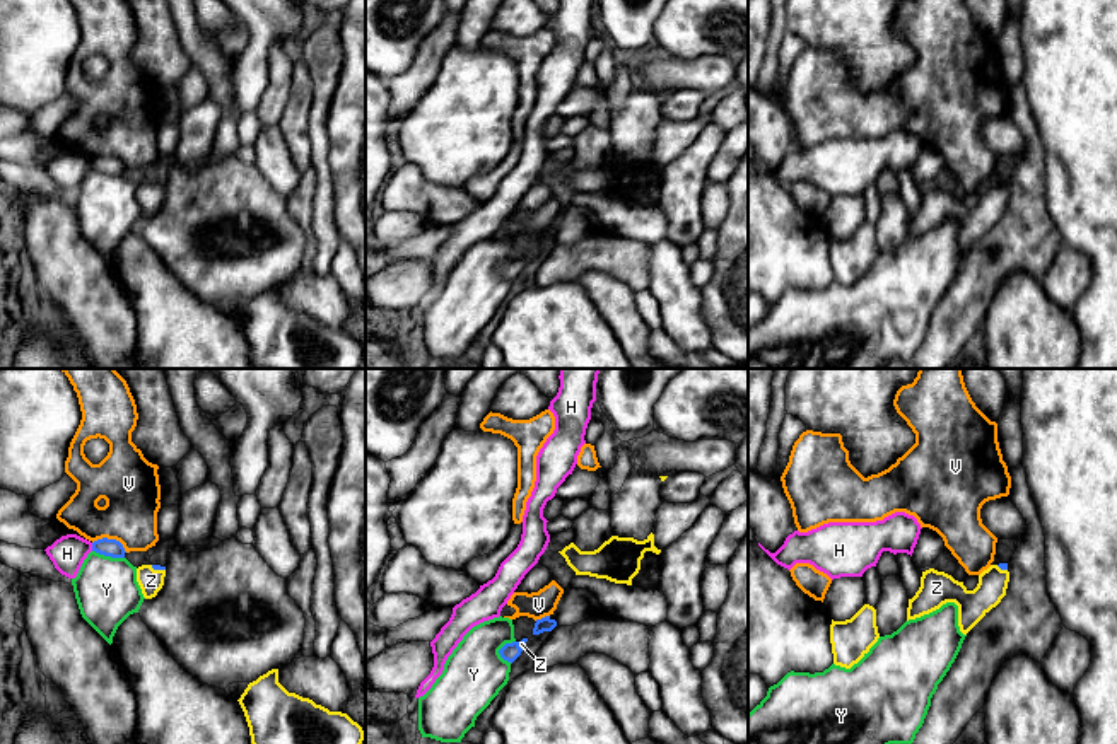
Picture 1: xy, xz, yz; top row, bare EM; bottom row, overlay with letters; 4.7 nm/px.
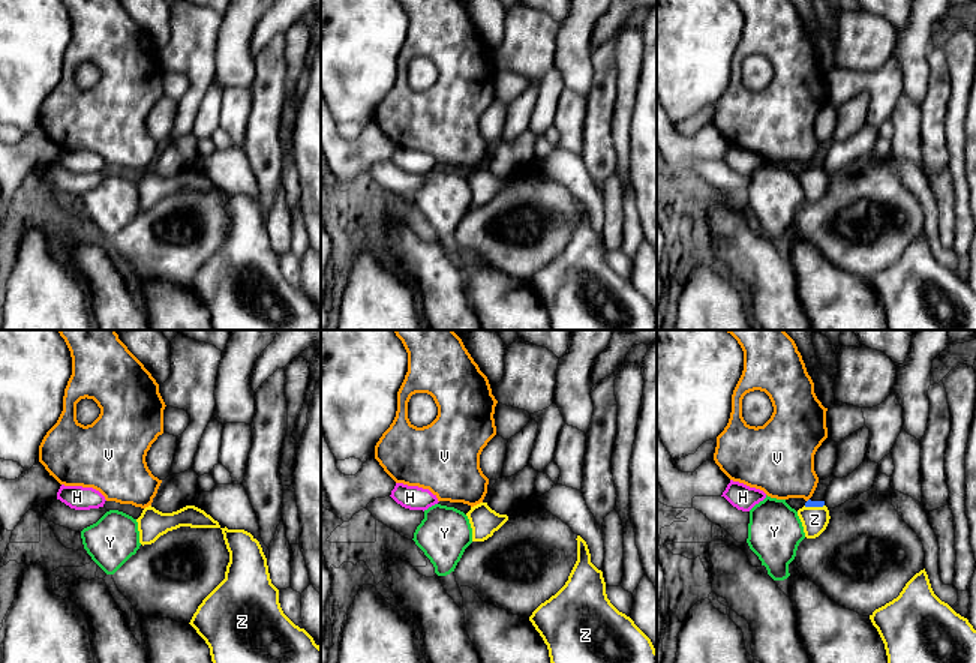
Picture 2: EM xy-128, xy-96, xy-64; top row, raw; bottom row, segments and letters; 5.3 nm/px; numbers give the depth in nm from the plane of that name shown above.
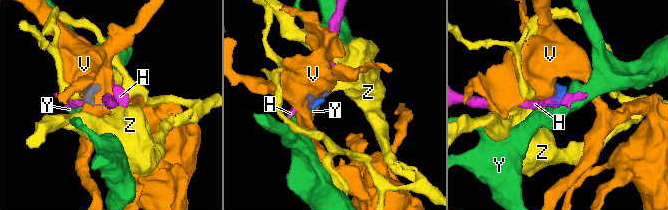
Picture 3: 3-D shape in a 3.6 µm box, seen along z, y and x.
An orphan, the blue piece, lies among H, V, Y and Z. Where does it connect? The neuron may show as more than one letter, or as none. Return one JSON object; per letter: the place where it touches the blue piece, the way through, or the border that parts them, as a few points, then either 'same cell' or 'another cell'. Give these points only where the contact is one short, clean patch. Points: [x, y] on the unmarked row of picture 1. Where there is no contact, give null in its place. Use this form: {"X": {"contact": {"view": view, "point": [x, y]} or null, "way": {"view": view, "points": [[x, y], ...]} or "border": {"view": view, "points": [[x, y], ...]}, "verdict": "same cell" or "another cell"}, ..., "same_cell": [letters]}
{"H": {"contact": {"view": "xy", "point": [93, 164]}, "border": {"view": "xy", "points": [[91, 161], [93, 168]]}, "verdict": "another cell"}, "V": {"contact": {"view": "xy", "point": [111, 157]}, "border": {"view": "xy", "points": [[93, 159], [115, 156], [127, 169]]}, "verdict": "another cell"}, "Y": {"contact": {"view": "xz", "point": [501, 267]}, "border": {"view": "xz", "points": [[514, 258], [499, 268], [508, 280]]}, "verdict": "another cell"}, "Z": {"contact": {"view": "xy", "point": [157, 186]}, "way": {"view": "xy", "points": [[156, 185], [157, 186], [151, 198]]}, "verdict": "same cell"}, "same_cell": ["Z"]}

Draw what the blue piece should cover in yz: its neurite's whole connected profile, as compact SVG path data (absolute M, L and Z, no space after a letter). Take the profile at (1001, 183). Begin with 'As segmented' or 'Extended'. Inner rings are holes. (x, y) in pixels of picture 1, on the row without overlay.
Extended. M1008 181L991 183L979 193L979 201L968 208L963 200L944 189L922 189L921 205L909 217L907 239L929 232L946 220L958 224L958 244L967 253L1006 213L1009 200Z

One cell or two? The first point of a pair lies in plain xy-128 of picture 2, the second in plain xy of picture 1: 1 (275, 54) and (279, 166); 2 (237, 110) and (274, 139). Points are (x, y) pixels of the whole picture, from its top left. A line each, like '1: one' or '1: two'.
1: two
2: one

